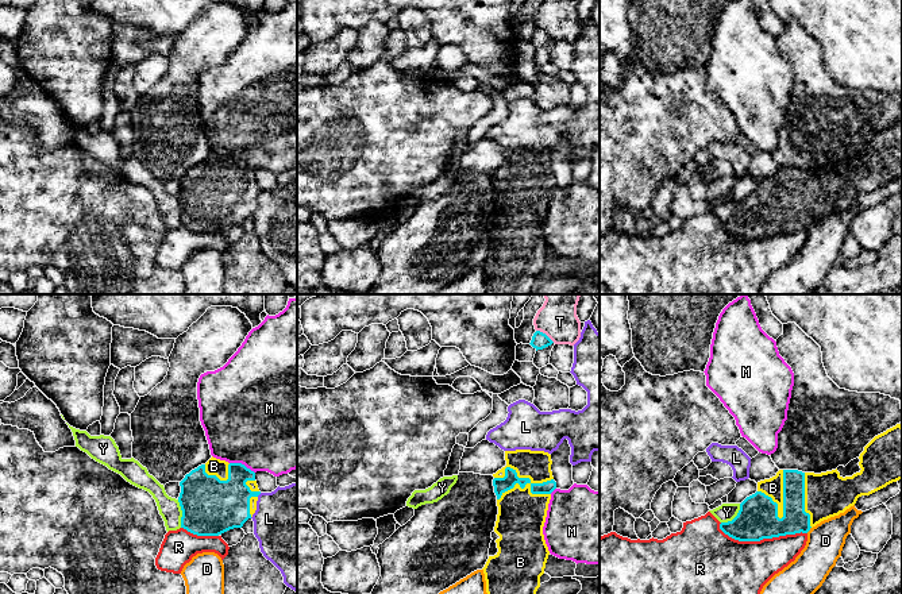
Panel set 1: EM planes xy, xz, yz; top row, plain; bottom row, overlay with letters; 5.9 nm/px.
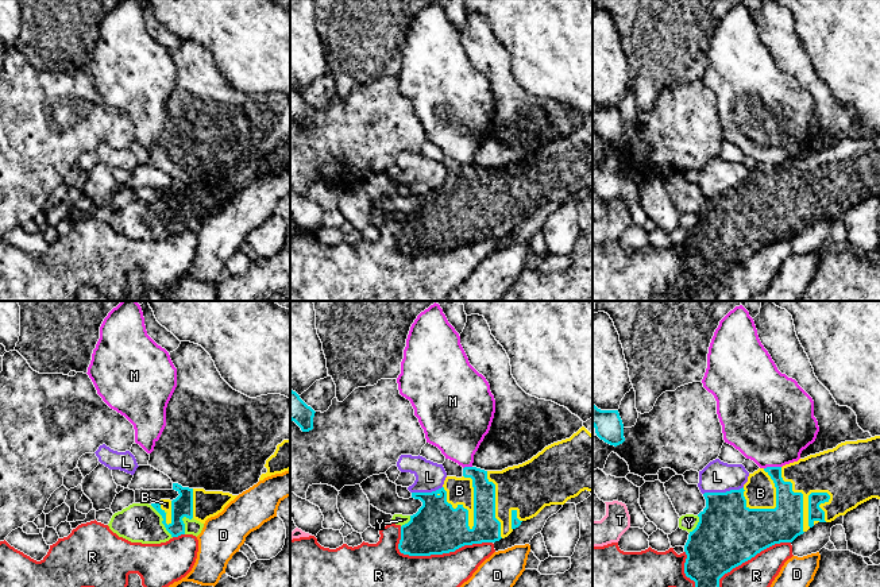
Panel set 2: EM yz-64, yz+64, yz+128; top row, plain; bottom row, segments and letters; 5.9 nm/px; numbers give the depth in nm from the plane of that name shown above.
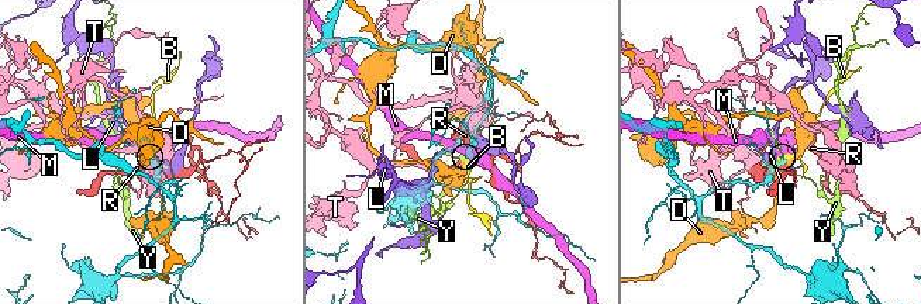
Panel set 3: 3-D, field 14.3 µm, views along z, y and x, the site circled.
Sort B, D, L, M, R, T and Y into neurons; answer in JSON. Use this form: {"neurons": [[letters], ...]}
{"neurons": [["B"], ["D"], ["L"], ["M"], ["R"], ["T"], ["Y"]]}

